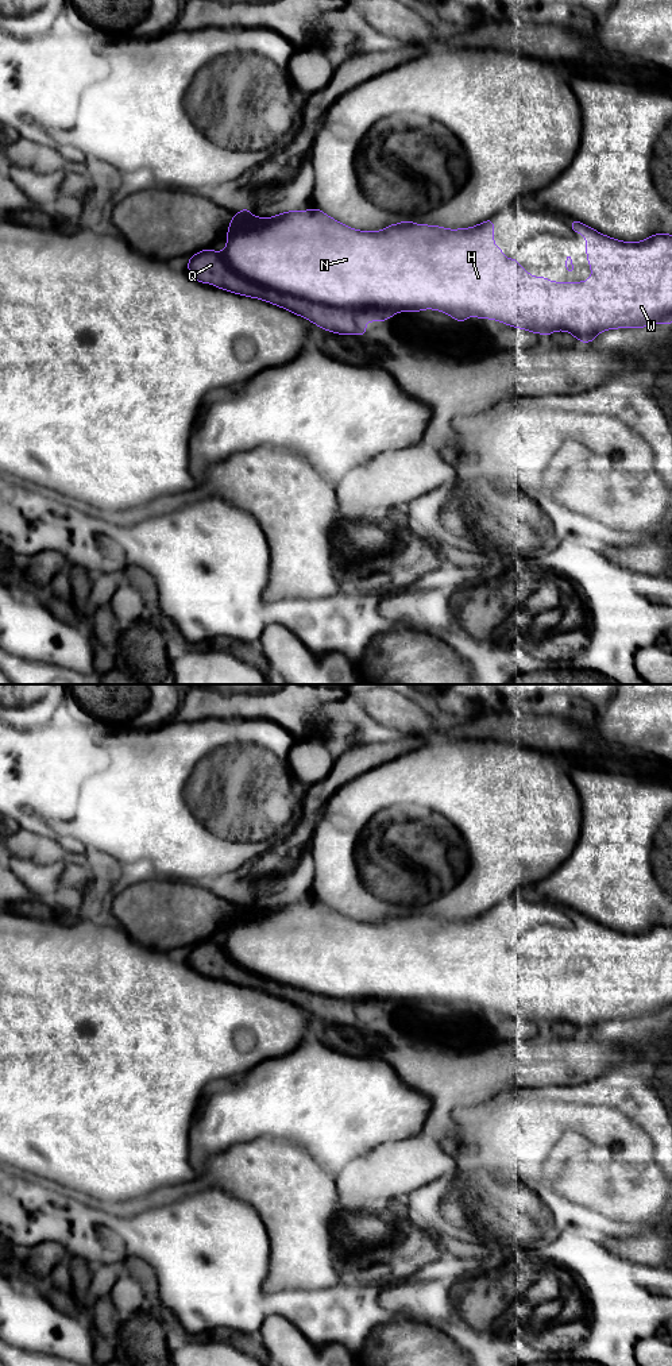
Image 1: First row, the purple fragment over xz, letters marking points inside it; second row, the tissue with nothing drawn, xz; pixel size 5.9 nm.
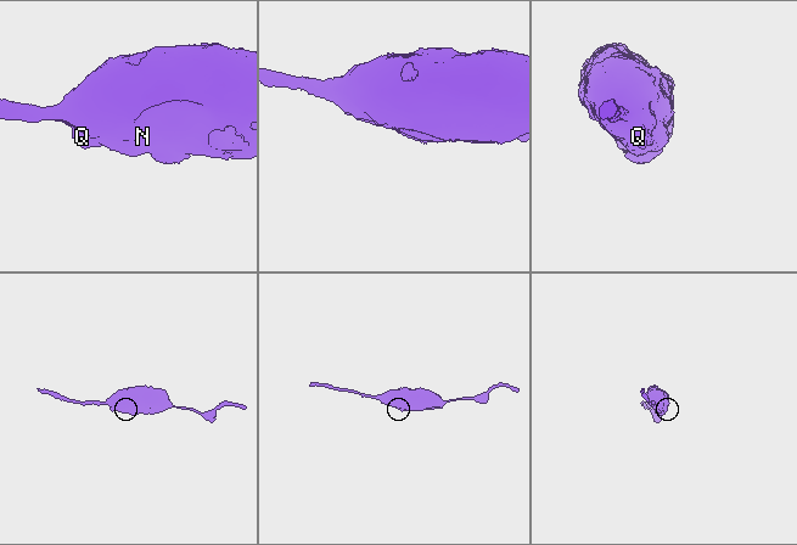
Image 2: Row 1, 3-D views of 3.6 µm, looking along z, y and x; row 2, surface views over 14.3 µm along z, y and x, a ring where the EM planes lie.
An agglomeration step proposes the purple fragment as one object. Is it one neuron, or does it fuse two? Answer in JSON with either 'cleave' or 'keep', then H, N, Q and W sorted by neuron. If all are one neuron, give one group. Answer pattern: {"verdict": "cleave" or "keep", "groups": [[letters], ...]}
{"verdict": "cleave", "groups": [["H", "N", "W"], ["Q"]]}

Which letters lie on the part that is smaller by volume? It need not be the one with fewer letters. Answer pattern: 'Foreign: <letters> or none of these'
Foreign: Q

